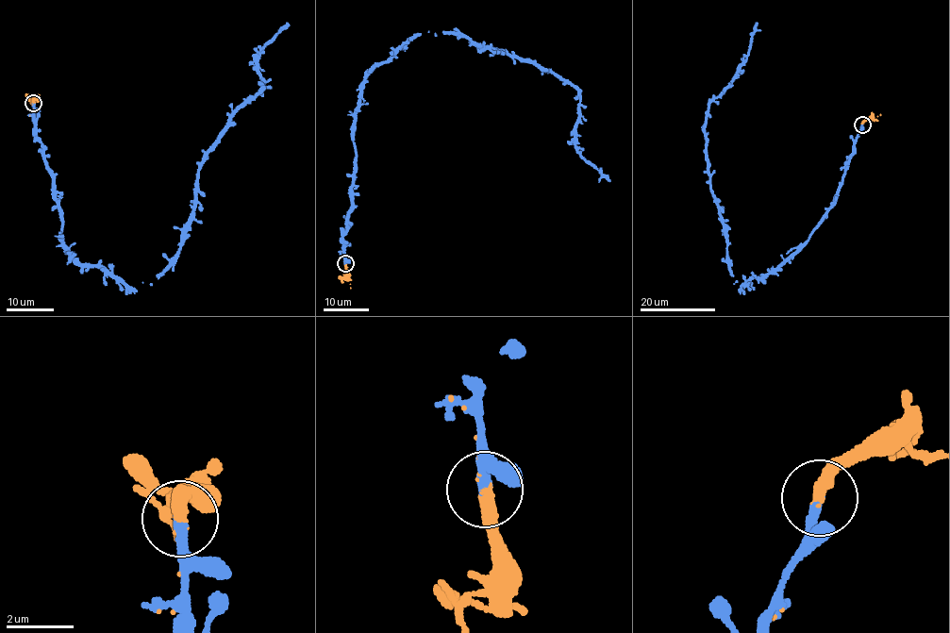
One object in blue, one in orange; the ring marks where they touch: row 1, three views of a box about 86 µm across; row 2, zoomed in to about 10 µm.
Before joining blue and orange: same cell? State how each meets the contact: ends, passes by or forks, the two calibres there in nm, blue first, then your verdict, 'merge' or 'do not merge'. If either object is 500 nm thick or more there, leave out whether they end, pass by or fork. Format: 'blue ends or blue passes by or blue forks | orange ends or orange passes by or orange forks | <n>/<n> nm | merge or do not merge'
blue ends | orange ends | 260/440 nm | merge

